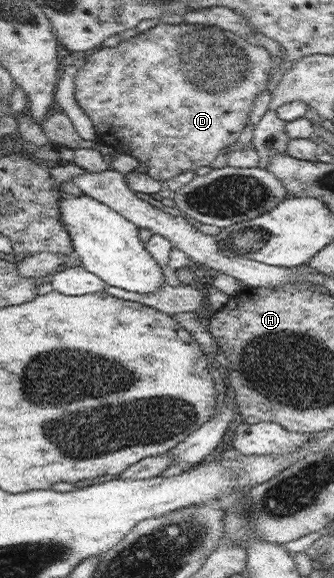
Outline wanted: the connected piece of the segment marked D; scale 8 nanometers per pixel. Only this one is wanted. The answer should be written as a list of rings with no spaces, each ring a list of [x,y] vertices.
[[[158,22],[155,27],[139,32],[136,37],[119,43],[114,48],[104,47],[88,56],[82,69],[78,69],[75,75],[75,98],[78,105],[95,125],[98,141],[115,147],[116,150],[122,149],[126,154],[134,156],[140,161],[140,165],[148,167],[146,175],[150,175],[152,179],[156,179],[156,181],[160,181],[162,185],[165,185],[168,180],[184,174],[186,171],[196,171],[199,167],[210,165],[220,155],[220,150],[223,147],[236,143],[243,129],[250,123],[248,116],[249,112],[252,111],[252,102],[258,97],[259,93],[266,89],[269,75],[272,74],[270,70],[275,61],[275,58],[264,47],[261,47],[258,42],[242,38],[215,25],[186,22],[173,25]]]

